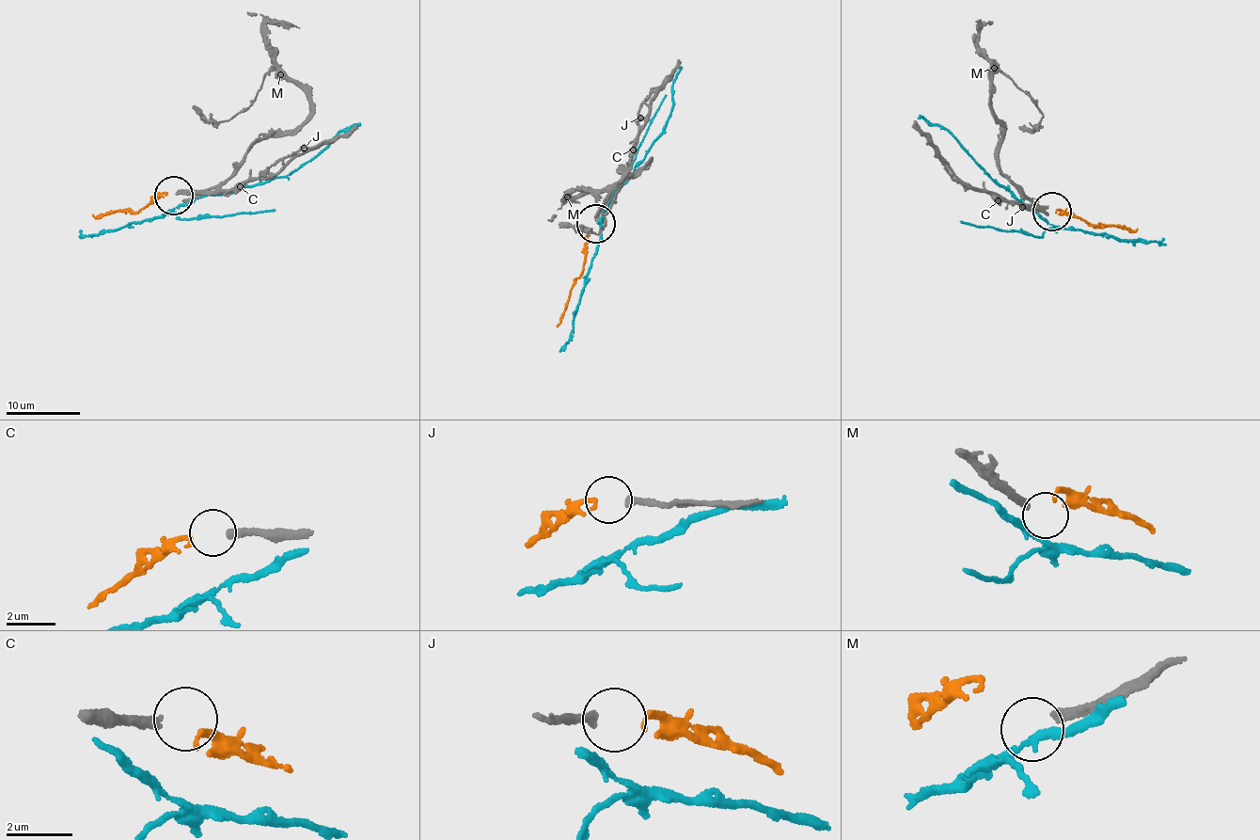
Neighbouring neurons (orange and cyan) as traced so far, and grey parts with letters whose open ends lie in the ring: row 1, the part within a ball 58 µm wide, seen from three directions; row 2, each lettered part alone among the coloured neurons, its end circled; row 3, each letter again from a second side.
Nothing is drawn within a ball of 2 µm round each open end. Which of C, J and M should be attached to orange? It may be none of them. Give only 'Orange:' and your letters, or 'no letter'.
Orange: J

